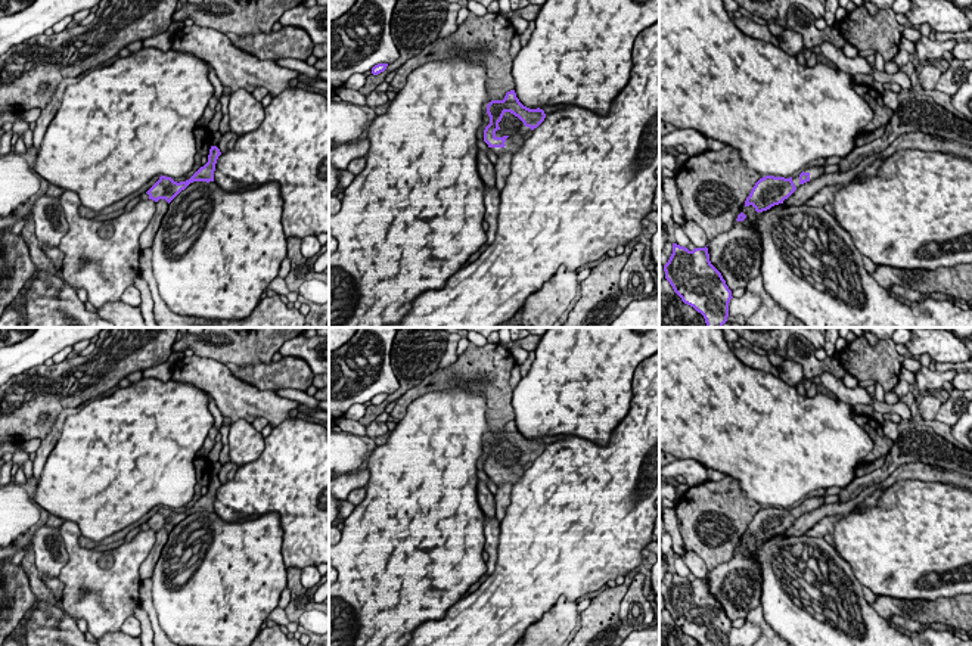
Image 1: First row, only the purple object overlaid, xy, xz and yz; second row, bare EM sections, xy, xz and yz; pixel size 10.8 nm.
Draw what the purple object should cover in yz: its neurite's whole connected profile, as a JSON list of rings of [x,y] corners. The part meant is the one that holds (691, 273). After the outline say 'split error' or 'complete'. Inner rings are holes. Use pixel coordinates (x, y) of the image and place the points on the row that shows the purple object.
[[[673,243],[664,271],[681,301],[704,316],[707,327],[723,327],[733,296],[721,273],[711,264],[707,246],[689,251]]]; complete

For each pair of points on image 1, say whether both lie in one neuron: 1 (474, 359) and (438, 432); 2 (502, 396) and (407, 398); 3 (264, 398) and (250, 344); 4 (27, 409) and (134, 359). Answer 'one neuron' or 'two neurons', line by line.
1: two neurons
2: one neuron
3: two neurons
4: one neuron

